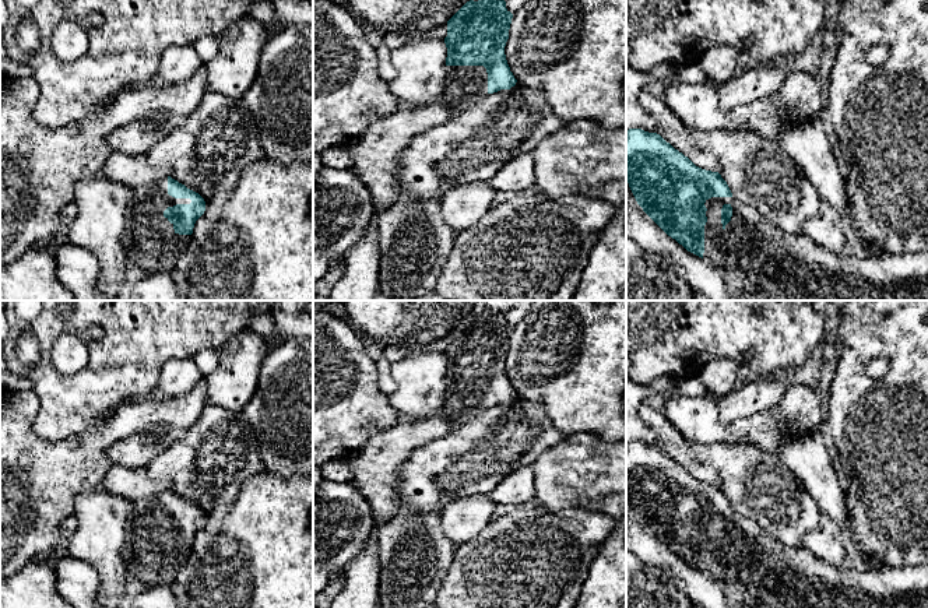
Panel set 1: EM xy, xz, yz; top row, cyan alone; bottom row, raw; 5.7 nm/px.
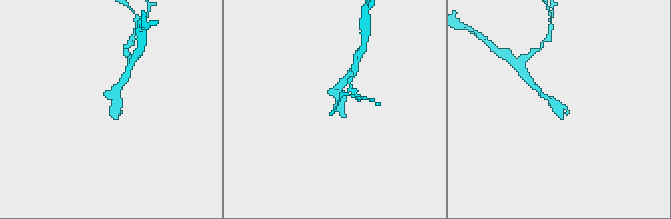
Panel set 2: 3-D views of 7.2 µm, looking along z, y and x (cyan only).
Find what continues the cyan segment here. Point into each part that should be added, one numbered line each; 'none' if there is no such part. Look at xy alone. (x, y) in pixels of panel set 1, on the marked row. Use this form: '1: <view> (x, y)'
1: xy (150, 242)

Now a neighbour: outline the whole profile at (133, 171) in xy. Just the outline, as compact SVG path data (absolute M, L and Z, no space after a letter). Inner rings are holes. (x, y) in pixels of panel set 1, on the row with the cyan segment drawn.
M113 151L108 157L101 175L108 180L122 183L134 190L169 176L169 172L169 168L165 166L151 166L147 162L145 154L130 155Z

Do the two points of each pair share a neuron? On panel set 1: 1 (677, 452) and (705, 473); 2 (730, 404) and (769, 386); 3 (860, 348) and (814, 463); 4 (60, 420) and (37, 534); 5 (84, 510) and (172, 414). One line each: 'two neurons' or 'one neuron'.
1: one neuron
2: one neuron
3: two neurons
4: two neurons
5: two neurons

